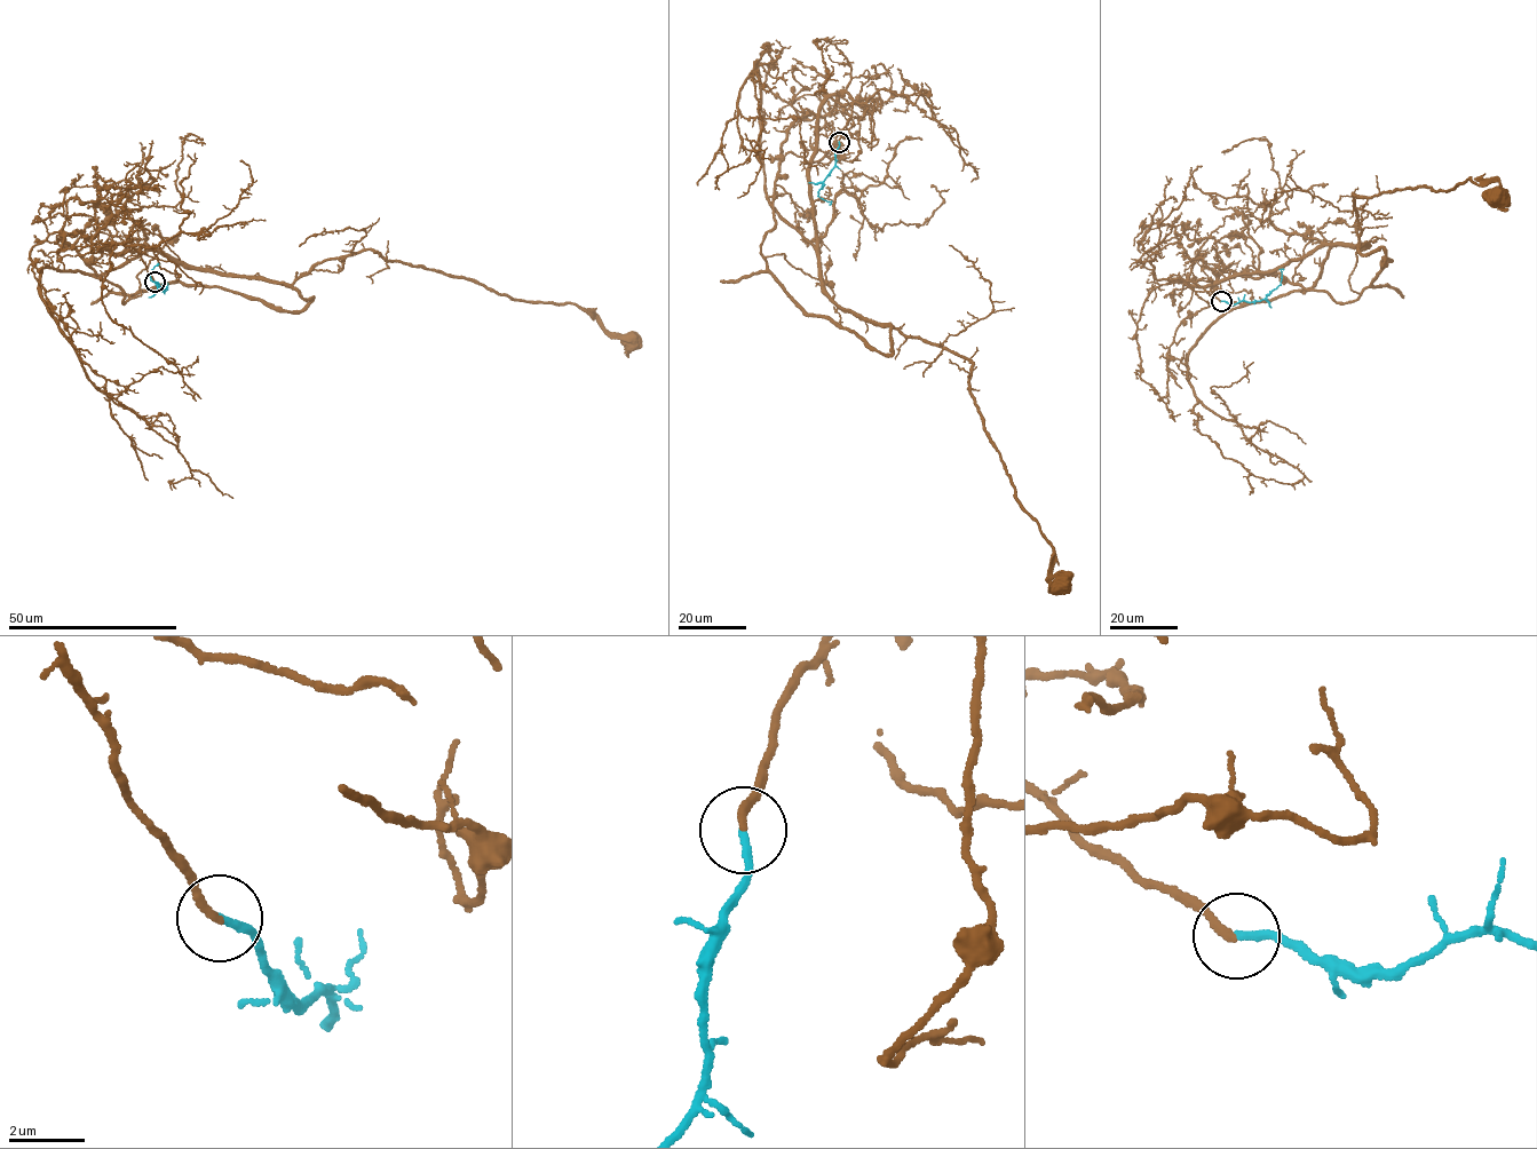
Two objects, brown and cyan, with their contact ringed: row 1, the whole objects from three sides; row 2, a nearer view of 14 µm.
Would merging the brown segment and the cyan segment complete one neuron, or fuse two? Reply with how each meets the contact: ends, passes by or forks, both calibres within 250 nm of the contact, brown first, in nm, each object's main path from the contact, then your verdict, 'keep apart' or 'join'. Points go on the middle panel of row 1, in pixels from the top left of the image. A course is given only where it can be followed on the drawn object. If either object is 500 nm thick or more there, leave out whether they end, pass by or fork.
brown ends there; cyan ends there; 200 nm thick on the brown side, 190 nm on the other; brown runs (839, 142), (846, 93), (821, 109), (809, 171), (823, 287), (971, 362), (983, 430), (1064, 586); cyan runs (839, 142), (836, 164), (818, 196), (831, 201), (830, 205); join

